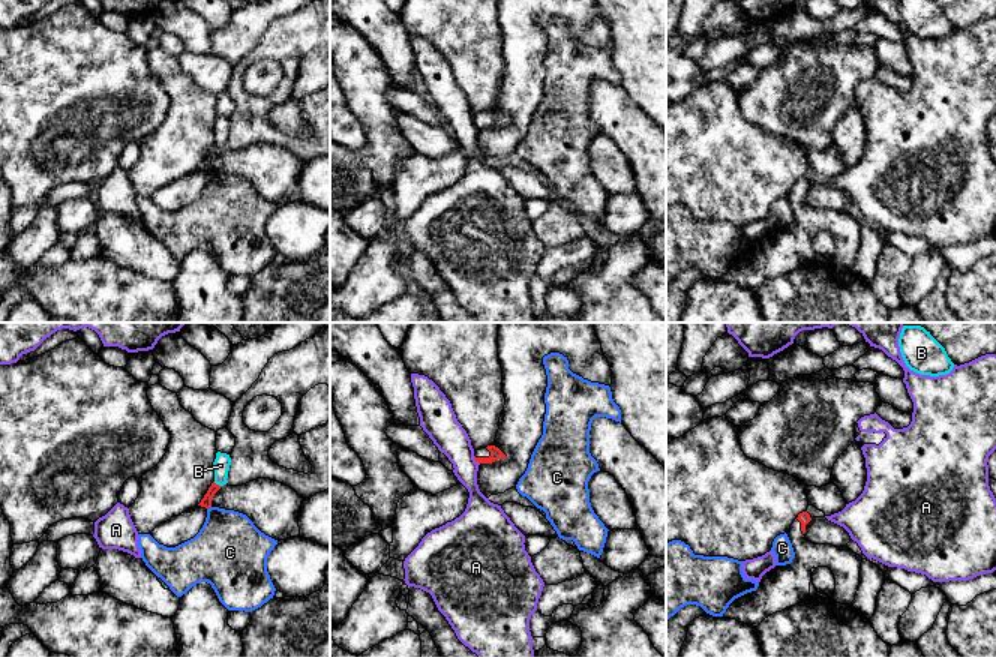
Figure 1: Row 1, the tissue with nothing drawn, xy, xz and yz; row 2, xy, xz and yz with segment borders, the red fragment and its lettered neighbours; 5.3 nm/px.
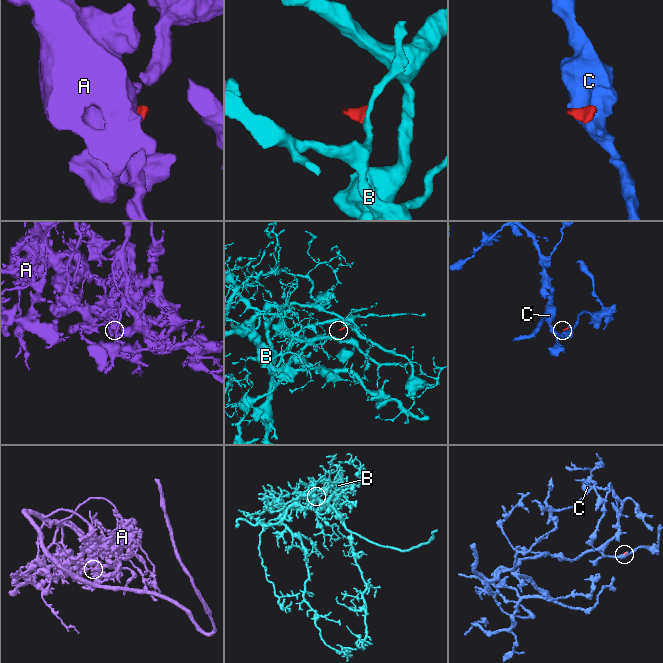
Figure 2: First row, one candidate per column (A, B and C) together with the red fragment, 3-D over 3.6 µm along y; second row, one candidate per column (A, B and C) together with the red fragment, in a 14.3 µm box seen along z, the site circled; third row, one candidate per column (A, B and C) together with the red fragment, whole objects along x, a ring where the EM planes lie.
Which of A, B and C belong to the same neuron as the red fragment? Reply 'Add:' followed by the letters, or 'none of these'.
Add: none of these

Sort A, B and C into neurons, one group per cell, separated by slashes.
A / B / C

